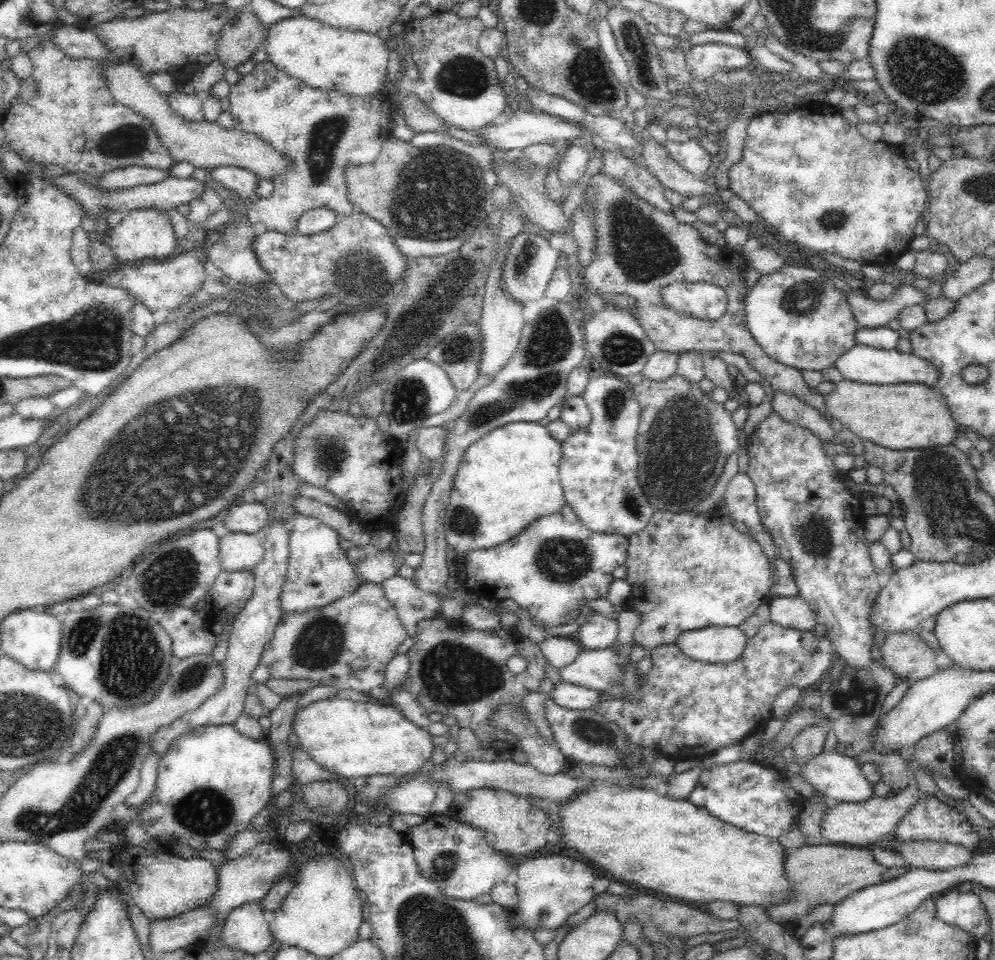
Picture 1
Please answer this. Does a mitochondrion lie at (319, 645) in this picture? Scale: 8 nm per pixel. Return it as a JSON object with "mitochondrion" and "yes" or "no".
{"mitochondrion":"yes"}

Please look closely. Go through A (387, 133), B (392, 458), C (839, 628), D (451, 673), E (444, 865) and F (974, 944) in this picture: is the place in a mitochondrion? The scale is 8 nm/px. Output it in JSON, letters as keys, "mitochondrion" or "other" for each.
{"A":"other","B":"other","C":"other","D":"mitochondrion","E":"mitochondrion","F":"other"}

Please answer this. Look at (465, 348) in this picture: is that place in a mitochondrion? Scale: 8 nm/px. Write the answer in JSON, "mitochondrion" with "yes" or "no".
{"mitochondrion":"yes"}

